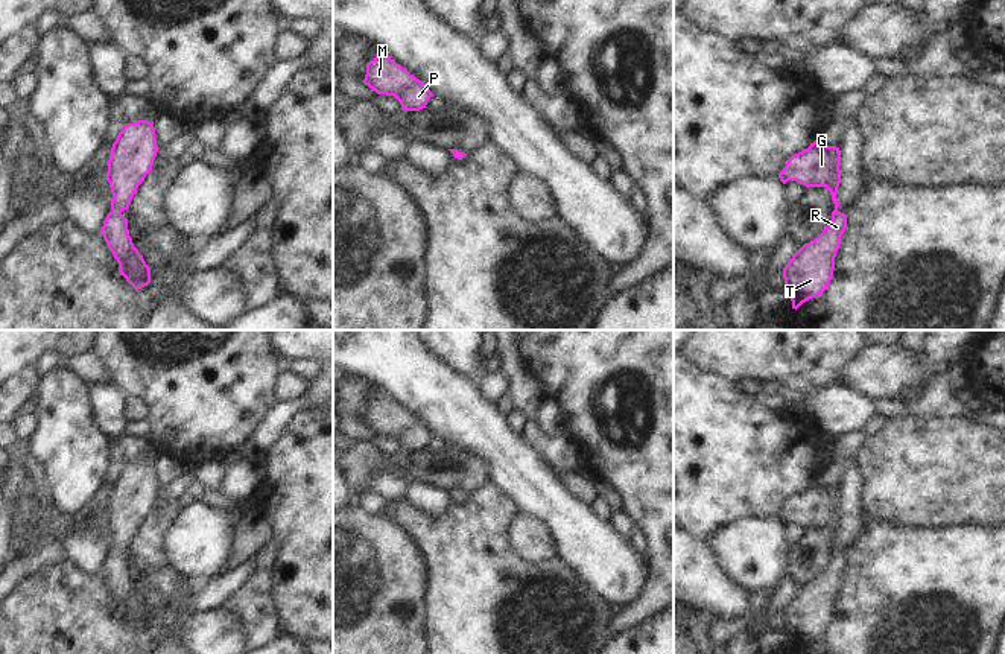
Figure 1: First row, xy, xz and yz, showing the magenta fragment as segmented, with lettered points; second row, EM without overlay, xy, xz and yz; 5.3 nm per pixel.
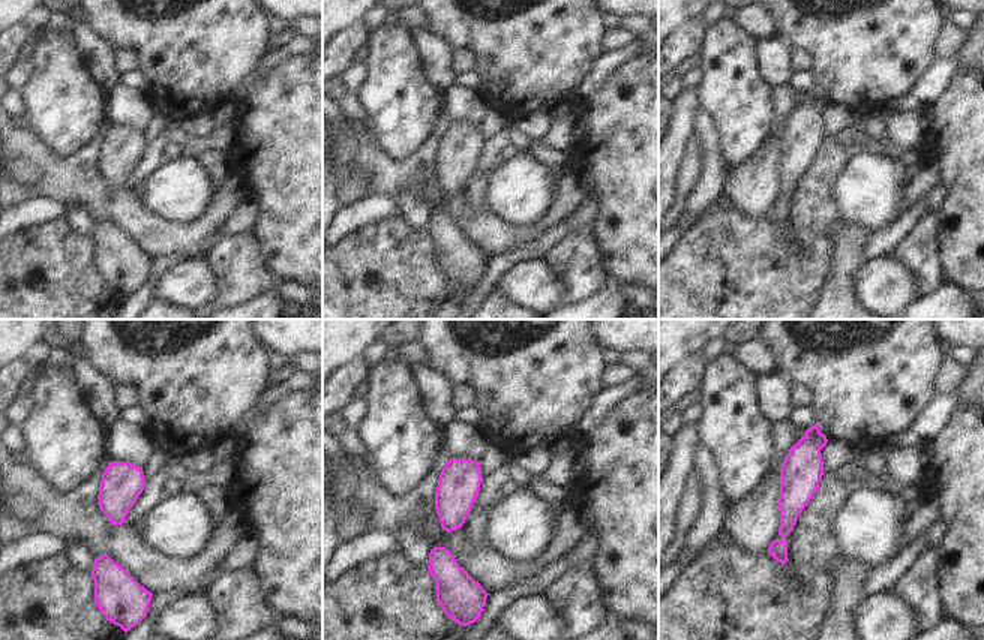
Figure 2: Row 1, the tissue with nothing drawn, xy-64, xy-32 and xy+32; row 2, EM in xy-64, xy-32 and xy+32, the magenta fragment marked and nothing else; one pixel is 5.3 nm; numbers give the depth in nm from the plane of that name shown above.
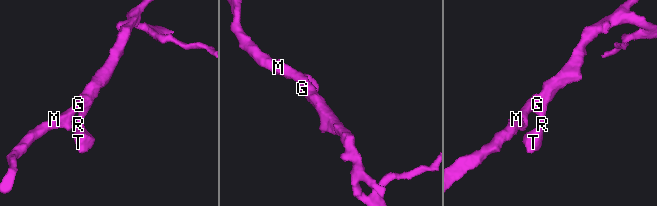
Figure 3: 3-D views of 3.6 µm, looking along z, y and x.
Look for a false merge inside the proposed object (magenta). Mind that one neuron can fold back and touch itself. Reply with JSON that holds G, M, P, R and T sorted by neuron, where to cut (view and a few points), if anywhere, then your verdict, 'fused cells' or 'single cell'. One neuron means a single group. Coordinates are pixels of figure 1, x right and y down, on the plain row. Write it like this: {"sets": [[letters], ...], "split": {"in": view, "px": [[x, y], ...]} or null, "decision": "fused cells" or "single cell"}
{"sets": [["G", "M", "P", "R", "T"]], "split": null, "decision": "single cell"}

